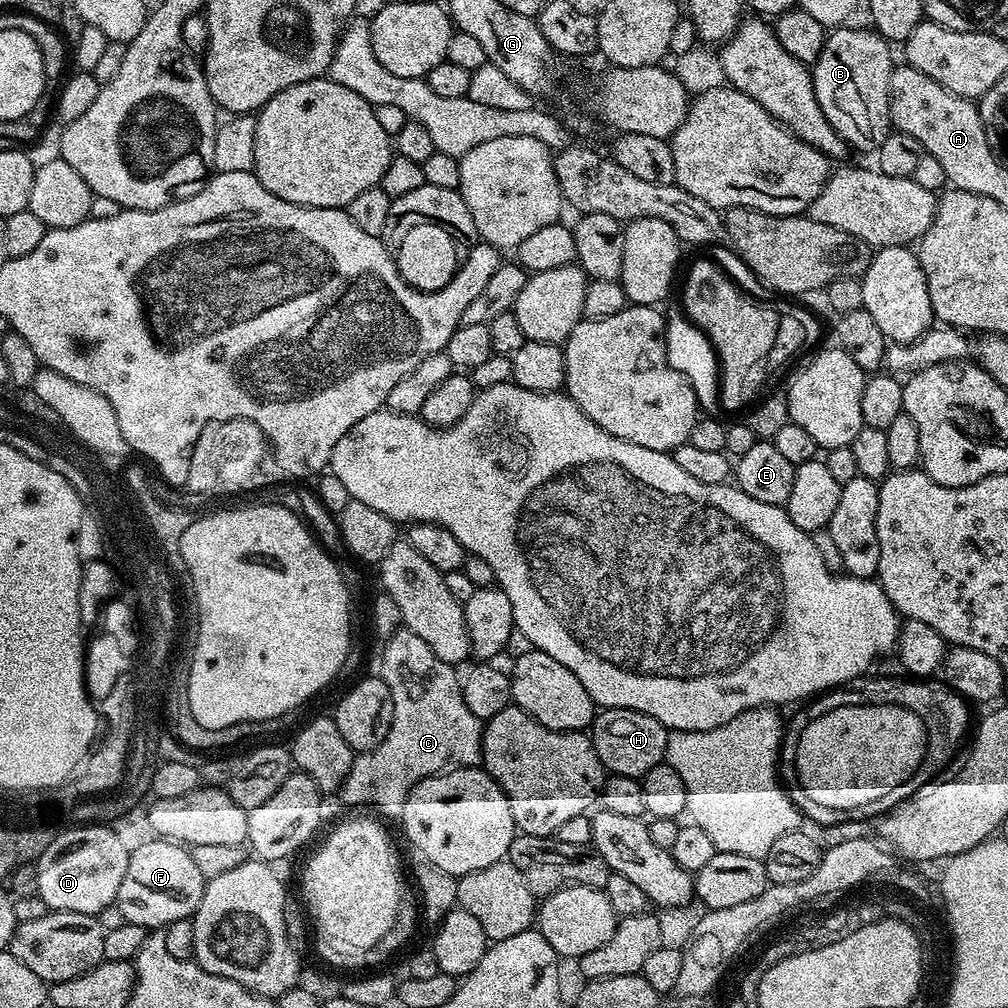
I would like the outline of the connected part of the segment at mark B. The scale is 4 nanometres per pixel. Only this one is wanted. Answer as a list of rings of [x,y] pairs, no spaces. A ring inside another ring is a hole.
[[[840,26],[825,39],[822,54],[811,65],[814,94],[826,122],[848,144],[849,149],[861,148],[875,153],[890,133],[888,95],[894,61],[889,41],[871,27]]]

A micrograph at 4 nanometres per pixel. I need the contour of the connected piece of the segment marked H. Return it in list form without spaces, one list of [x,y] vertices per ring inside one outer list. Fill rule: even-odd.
[[[605,708],[595,713],[590,725],[590,739],[605,773],[614,776],[644,777],[654,766],[665,763],[668,755],[668,733],[658,718],[629,708]]]

